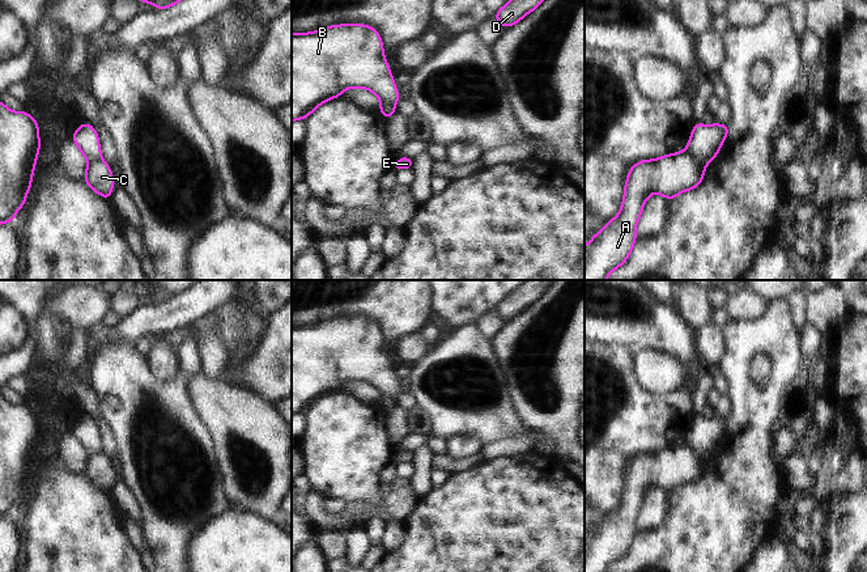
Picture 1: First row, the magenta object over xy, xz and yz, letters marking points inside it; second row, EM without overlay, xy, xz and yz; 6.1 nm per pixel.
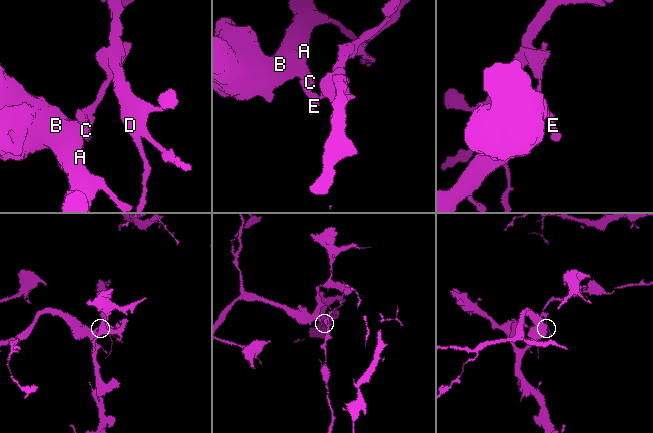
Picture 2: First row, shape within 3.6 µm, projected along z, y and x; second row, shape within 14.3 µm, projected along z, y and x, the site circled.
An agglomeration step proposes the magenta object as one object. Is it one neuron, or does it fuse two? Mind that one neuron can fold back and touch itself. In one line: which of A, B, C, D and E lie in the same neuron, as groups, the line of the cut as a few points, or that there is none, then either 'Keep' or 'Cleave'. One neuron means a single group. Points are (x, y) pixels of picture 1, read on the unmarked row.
Groups: A B C / D E. Split along yz (685, 444), (702, 460). Cleave.

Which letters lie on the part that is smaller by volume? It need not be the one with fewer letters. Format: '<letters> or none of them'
D, E

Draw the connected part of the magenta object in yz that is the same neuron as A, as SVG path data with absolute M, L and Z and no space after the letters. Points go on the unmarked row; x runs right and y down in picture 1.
M687 445L638 454L629 462L622 499L615 512L585 539L585 572L607 572L632 547L637 533L636 518L647 491L662 487L672 493L680 486L696 482L705 461Z

